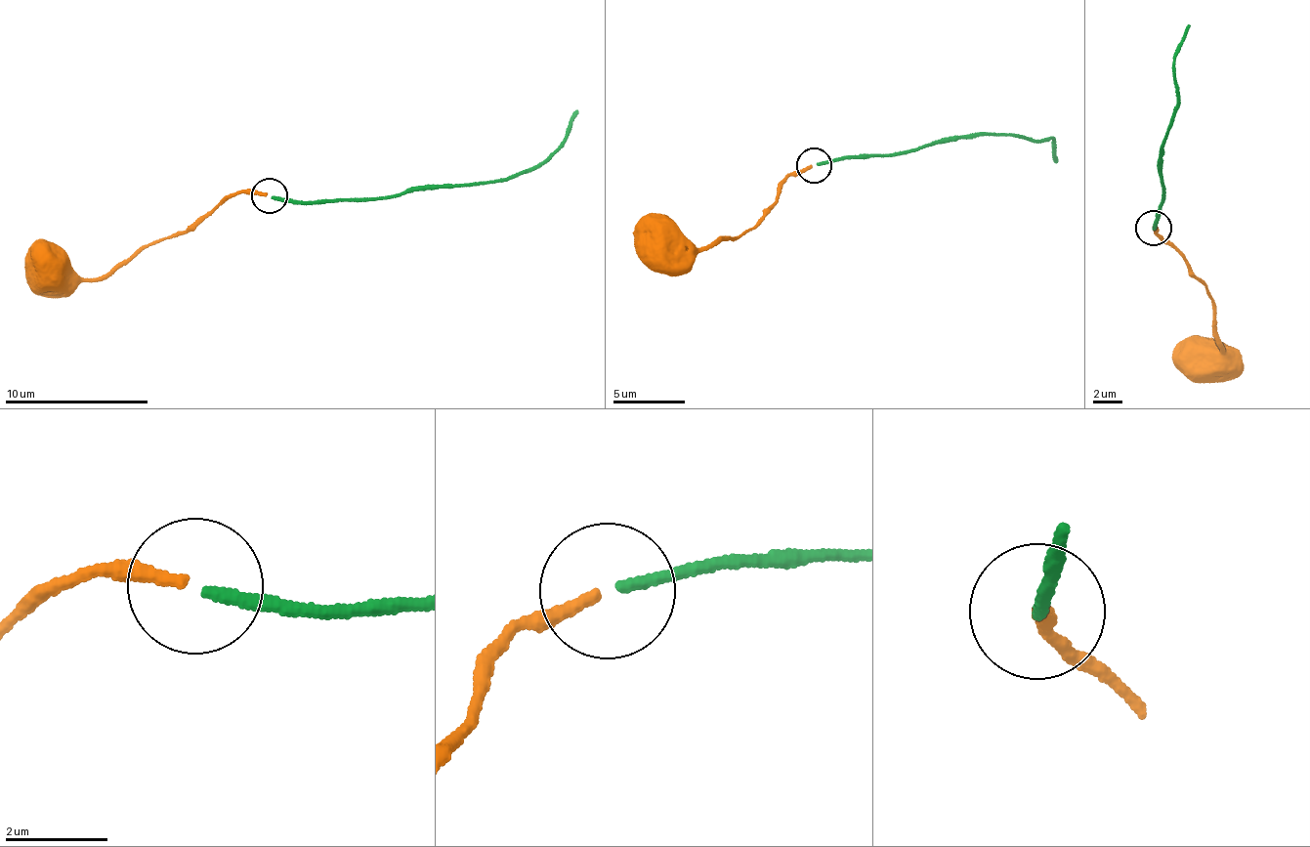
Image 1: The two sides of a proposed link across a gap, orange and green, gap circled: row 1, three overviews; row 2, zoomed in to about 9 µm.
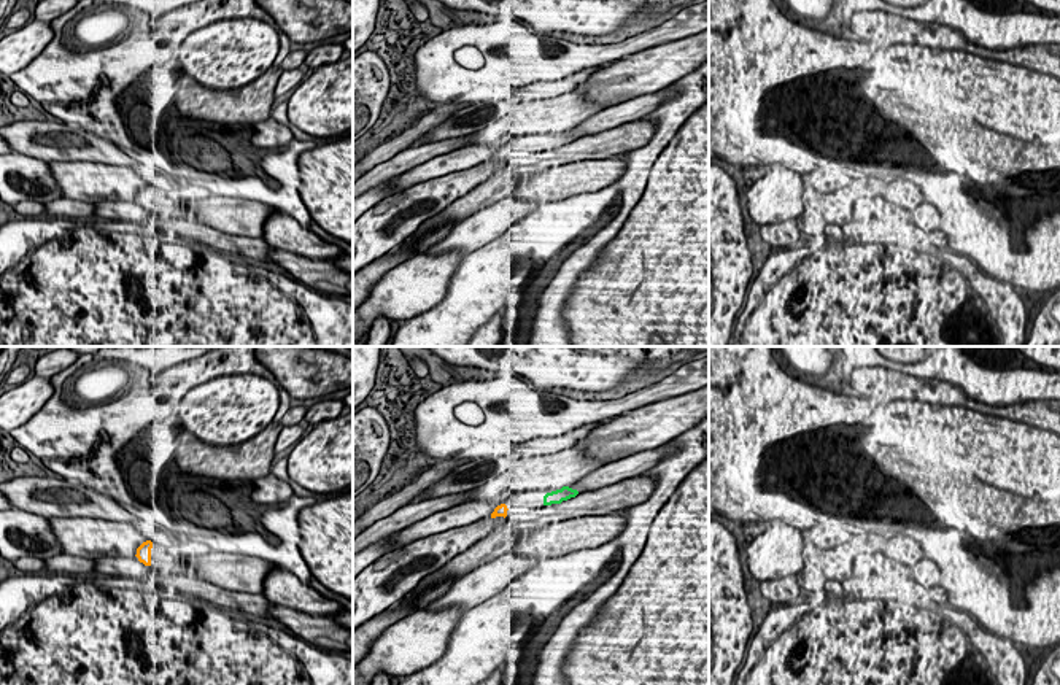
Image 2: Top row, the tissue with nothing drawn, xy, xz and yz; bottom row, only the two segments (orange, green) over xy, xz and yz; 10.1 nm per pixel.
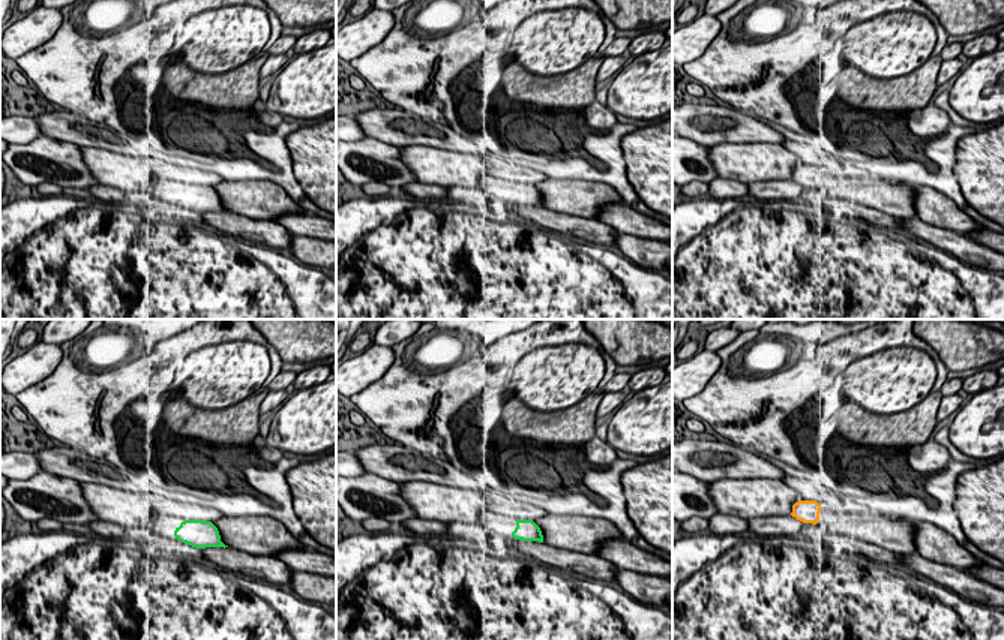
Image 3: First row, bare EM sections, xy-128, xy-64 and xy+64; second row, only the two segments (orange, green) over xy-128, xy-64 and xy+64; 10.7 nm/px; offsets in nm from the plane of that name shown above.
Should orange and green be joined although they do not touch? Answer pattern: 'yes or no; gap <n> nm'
yes; gap 380 nm

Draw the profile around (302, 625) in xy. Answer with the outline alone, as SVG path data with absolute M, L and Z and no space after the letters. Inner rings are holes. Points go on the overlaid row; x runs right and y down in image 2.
M273 606L269 615L308 644L316 645L318 637L327 637L337 642L345 655L353 653L353 629L335 623L331 617L310 615L283 606Z

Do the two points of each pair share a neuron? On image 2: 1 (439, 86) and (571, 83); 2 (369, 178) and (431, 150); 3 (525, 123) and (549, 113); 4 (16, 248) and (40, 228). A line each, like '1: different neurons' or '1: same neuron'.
1: different neurons
2: same neuron
3: same neuron
4: same neuron

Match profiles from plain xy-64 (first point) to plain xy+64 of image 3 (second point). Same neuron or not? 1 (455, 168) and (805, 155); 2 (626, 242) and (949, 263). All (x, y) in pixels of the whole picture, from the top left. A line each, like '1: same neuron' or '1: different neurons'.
1: different neurons
2: different neurons

